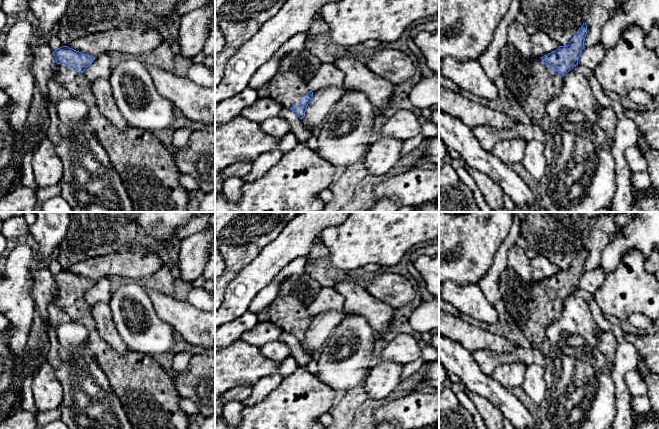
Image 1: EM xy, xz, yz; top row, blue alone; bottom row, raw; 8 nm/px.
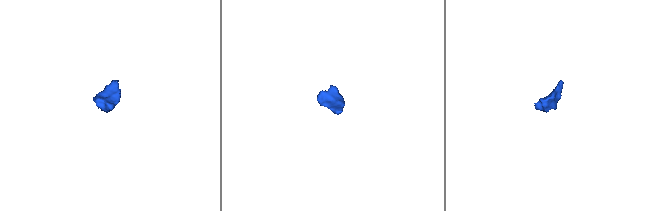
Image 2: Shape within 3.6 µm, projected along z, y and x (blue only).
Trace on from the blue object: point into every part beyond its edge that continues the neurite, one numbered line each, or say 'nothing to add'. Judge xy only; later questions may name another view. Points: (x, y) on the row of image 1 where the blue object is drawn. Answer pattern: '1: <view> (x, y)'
1: xy (147, 168)

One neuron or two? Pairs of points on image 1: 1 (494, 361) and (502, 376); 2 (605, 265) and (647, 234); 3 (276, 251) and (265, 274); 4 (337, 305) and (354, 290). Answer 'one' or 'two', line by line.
1: two
2: one
3: one
4: two

